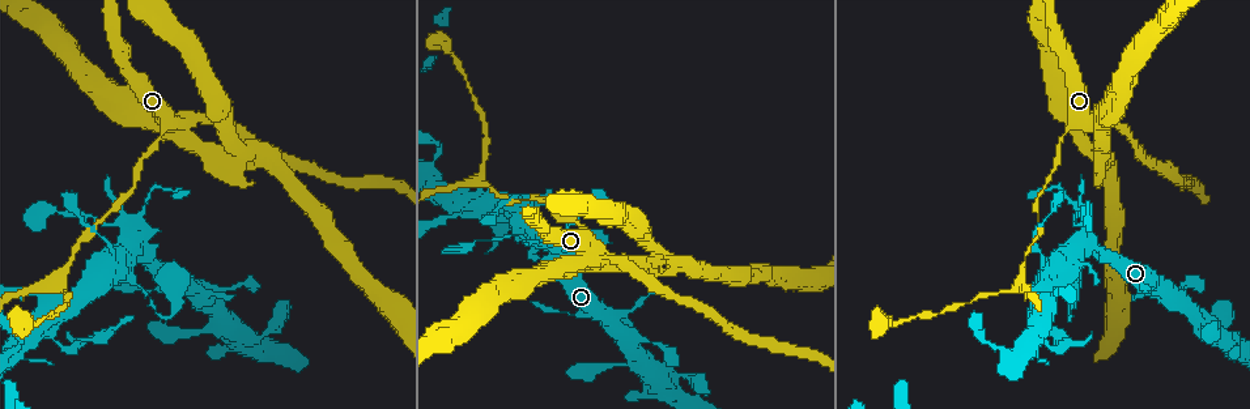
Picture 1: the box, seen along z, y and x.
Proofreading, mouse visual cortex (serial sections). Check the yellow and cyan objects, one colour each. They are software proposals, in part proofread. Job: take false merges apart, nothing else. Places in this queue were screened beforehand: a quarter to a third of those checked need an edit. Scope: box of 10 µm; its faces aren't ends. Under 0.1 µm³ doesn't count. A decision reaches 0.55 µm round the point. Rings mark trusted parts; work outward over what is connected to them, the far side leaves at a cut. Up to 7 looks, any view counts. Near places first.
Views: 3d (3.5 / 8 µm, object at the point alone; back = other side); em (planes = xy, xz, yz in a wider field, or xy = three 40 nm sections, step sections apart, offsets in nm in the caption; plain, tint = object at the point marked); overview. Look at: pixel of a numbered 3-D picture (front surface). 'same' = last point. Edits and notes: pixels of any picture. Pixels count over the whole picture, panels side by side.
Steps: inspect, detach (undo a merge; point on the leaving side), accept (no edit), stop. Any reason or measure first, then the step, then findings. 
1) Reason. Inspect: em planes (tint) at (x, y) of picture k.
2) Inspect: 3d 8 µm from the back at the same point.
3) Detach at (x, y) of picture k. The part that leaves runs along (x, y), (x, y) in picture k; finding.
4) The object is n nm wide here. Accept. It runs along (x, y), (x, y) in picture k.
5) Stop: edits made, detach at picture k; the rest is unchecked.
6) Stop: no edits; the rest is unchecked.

Thin arm on a thick one. Inspect: 3d 3.5 µm at (222, 317) of picture 1.

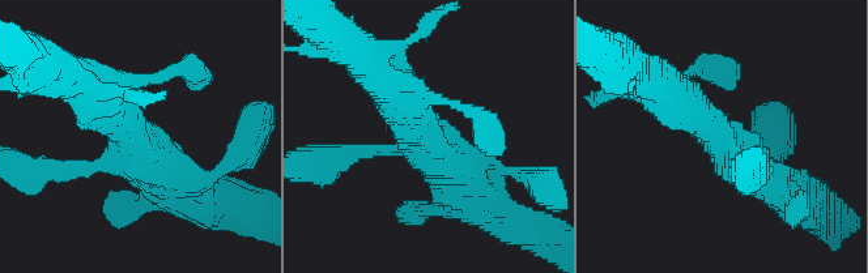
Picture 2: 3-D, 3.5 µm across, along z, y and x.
3 arms meet here; the arms are 150, 500, 500 nm wide. Inspect: em xy step 1 (tint) at (141, 145) of picture 2.

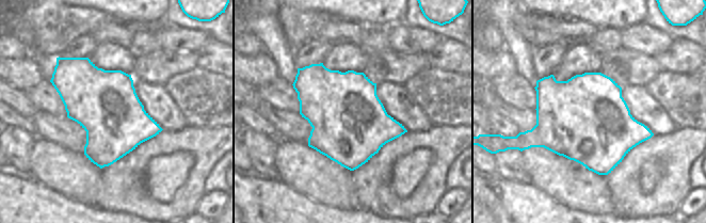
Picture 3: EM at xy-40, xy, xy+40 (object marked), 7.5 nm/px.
Accept. It runs along (668, 94), (782, 190) in picture 2; one cell here.

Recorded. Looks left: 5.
Thick turns thin. Inspect: 3d 3.5 µm at (1061, 140) of picture 1.

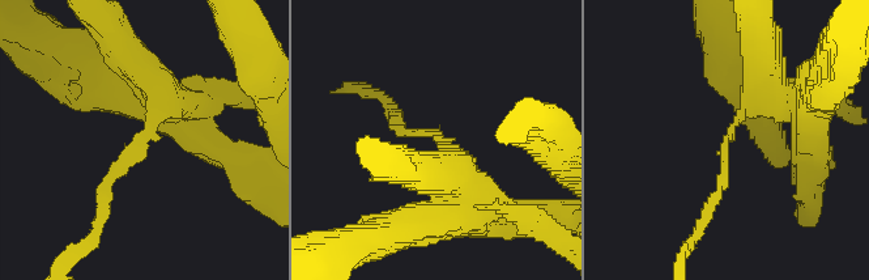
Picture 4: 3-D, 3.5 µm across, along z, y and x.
Need the tissue. Inspect: em xy step 5 (plain) at (435, 136) of picture 4.

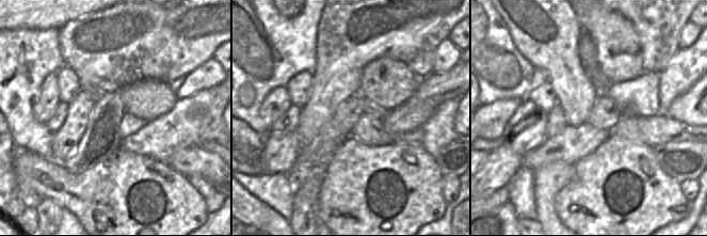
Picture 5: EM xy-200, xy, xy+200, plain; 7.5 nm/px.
Inspect: em xy step 5 (tint) at the same point.

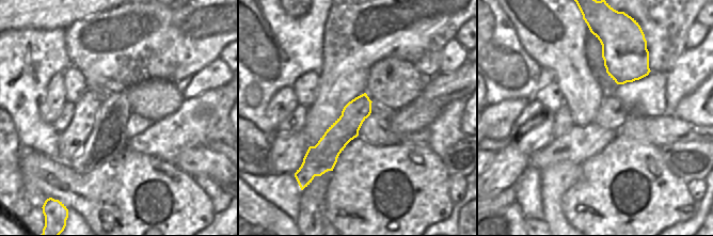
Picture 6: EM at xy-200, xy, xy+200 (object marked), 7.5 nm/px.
The object is 190 nm wide here. Accept. It runs along (364, 96), (348, 125), (305, 163) in picture 6; continuous, no second cell.

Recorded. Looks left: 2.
Stop: no edits; the rest is unchecked.

